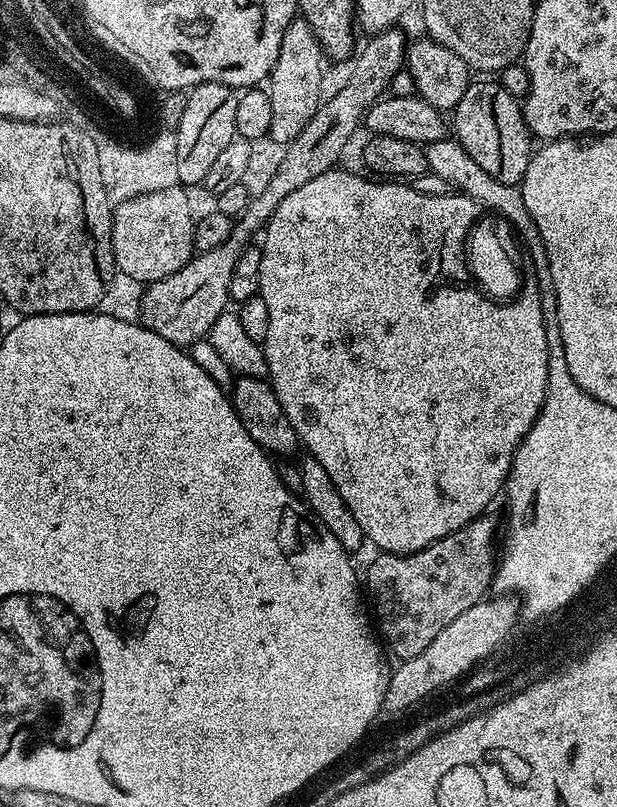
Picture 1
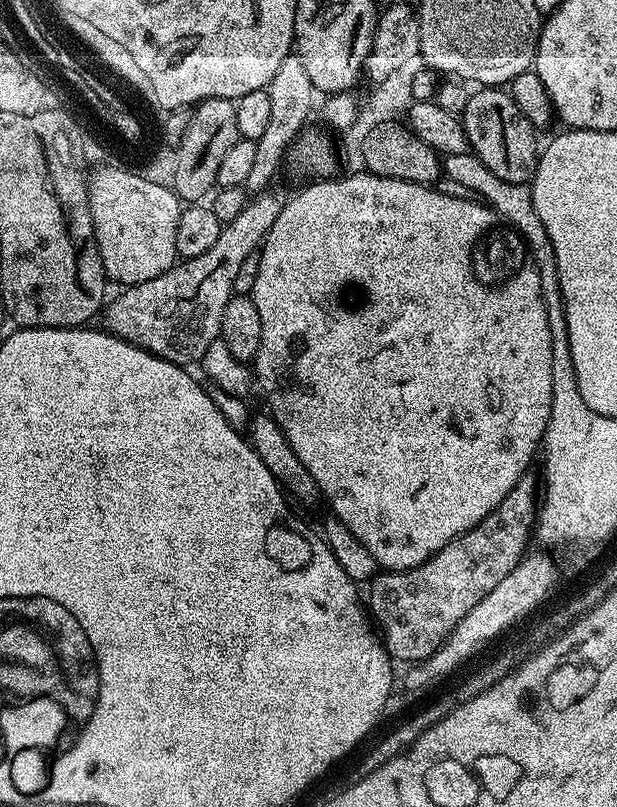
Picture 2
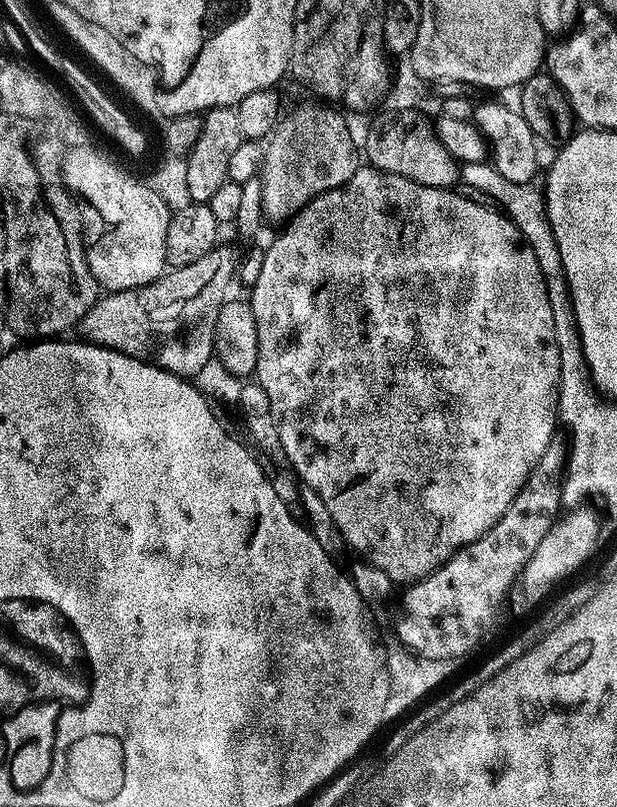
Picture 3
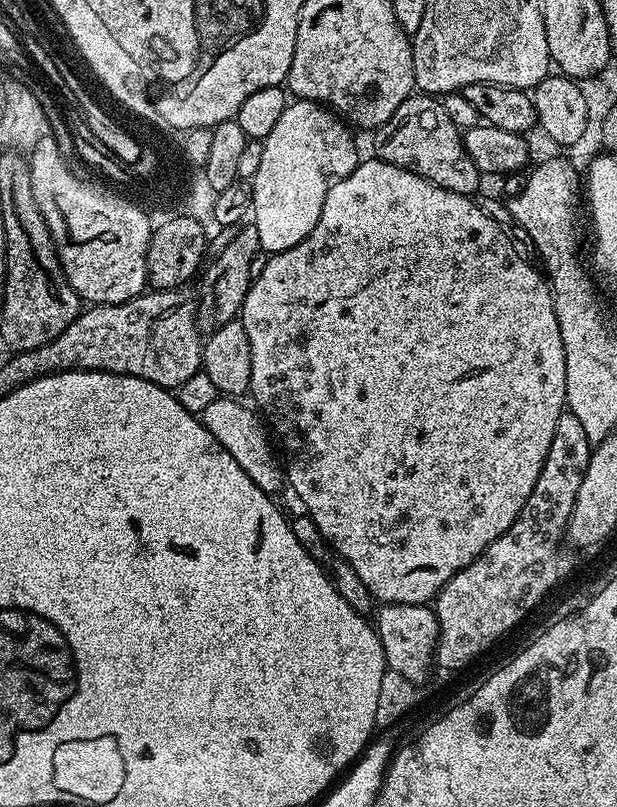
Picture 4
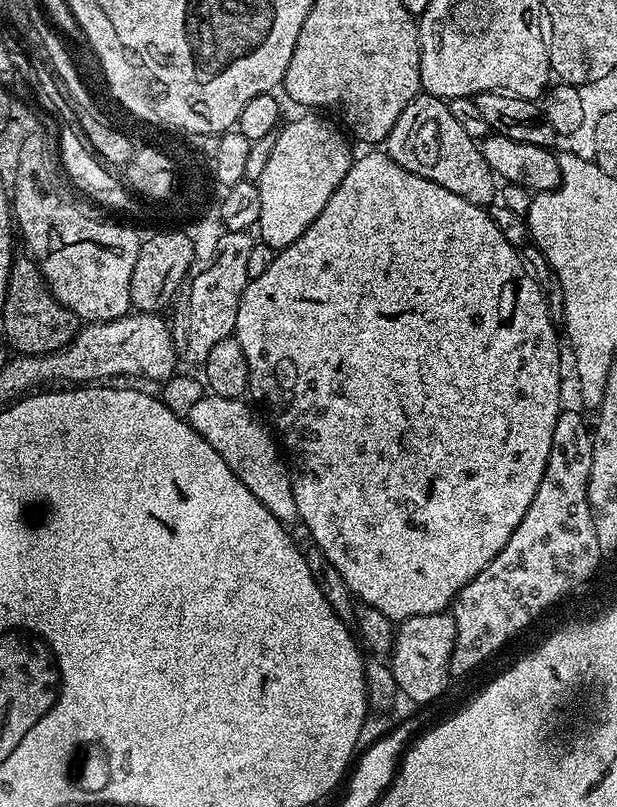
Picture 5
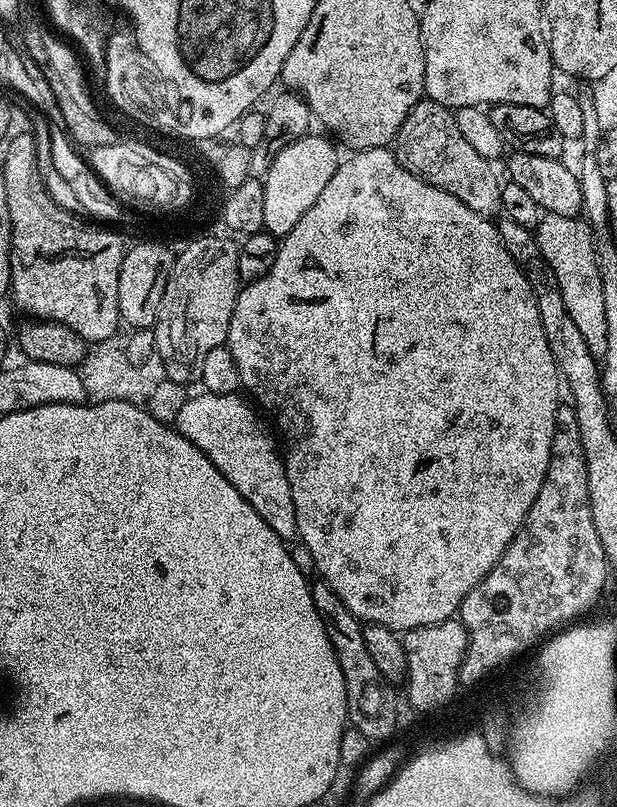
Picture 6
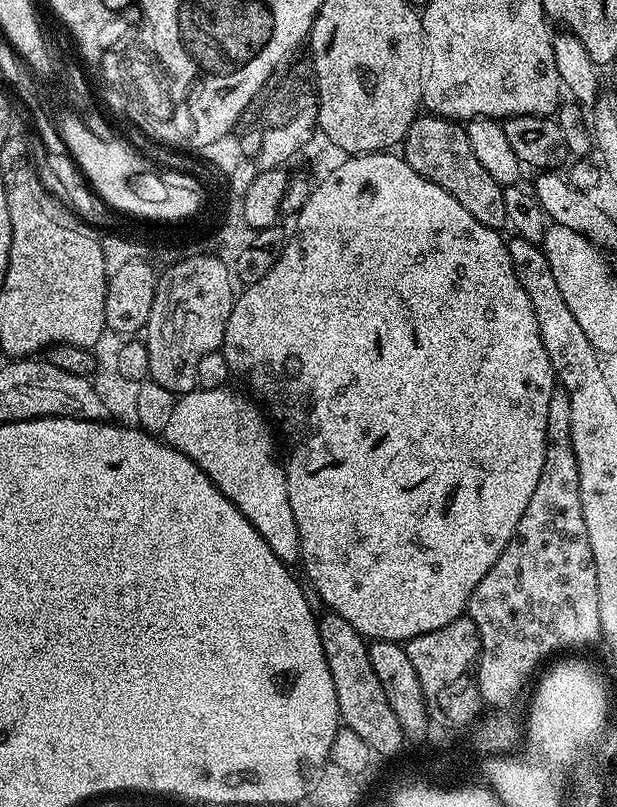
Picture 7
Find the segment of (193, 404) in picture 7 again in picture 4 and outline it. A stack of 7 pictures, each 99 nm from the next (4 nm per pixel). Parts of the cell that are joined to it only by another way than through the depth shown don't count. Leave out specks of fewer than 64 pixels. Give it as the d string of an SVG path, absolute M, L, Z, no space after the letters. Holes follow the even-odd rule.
M217 398L214 402L210 402L210 406L206 406L206 410L202 413L206 430L210 430L210 434L214 434L214 438L218 438L220 445L230 453L230 458L234 458L234 462L238 462L238 466L242 466L242 470L250 474L258 490L269 494L279 493L285 487L286 472L281 461L279 464L275 454L272 453L272 444L268 441L269 429L251 407L248 409L246 405L240 403L244 402L236 398Z

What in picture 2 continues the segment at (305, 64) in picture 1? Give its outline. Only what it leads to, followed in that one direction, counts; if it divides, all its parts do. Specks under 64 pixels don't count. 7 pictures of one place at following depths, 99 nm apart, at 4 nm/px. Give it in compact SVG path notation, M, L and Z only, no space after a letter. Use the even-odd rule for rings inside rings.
M289 54L282 66L278 66L278 74L274 74L267 90L270 94L270 123L266 125L262 138L256 140L258 155L254 158L254 167L250 169L250 178L246 185L247 191L252 194L267 192L273 187L272 179L275 178L280 163L285 163L290 147L309 123L308 115L311 112L313 115L314 112L314 89L310 82L310 74L306 74L306 66L302 66L302 62L294 54Z

